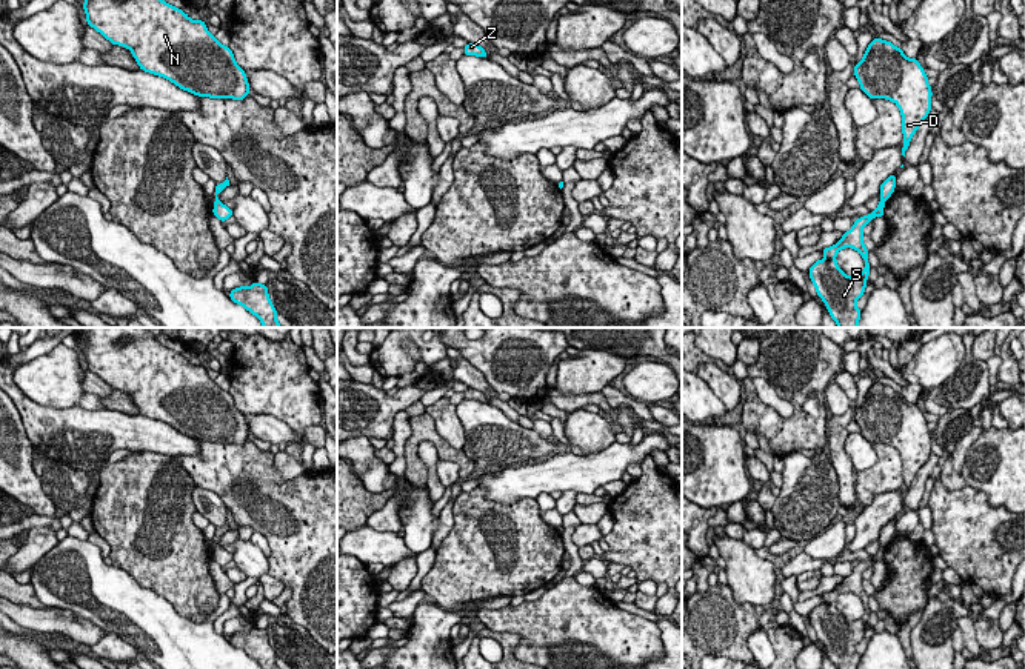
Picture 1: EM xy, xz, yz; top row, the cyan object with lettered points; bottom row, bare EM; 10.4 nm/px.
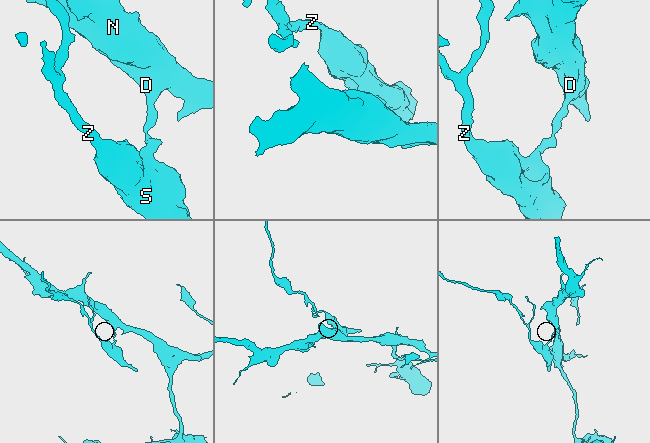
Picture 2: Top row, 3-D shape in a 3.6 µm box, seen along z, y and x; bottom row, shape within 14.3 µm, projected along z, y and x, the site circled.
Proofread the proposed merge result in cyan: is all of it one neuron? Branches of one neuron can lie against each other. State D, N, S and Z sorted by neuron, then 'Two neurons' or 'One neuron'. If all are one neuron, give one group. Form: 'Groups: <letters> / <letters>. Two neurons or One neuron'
Groups: D N S Z. One neuron

